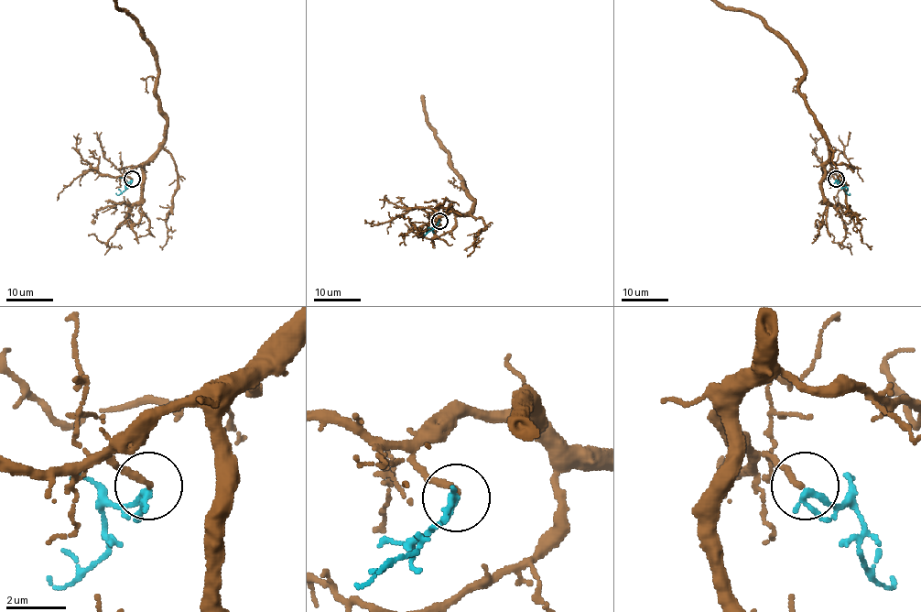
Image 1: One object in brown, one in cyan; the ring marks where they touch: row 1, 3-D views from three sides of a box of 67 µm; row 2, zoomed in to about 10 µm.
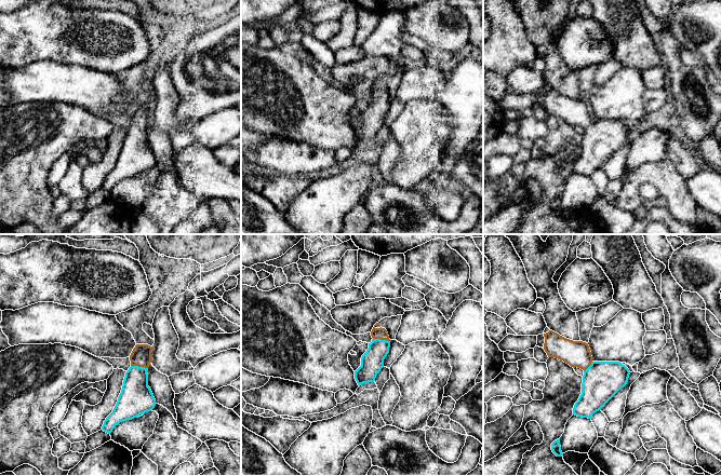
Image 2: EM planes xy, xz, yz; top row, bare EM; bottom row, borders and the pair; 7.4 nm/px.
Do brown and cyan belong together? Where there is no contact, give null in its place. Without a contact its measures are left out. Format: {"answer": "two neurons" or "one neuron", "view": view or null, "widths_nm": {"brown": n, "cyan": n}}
{"answer": "one neuron", "view": "xy", "widths_nm": {"brown": 150, "cyan": 240}}

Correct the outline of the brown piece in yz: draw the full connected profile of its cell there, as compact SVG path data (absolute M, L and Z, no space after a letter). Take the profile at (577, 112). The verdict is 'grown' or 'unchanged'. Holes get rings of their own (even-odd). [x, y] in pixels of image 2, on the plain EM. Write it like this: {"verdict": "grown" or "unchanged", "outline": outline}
{"verdict": "grown", "outline": "M552 89L544 92L544 95L544 108L548 115L558 117L573 126L577 125L584 128L582 152L574 163L573 173L591 177L595 171L601 168L627 142L630 133L629 127L619 120L593 120L588 101L566 97Z"}

